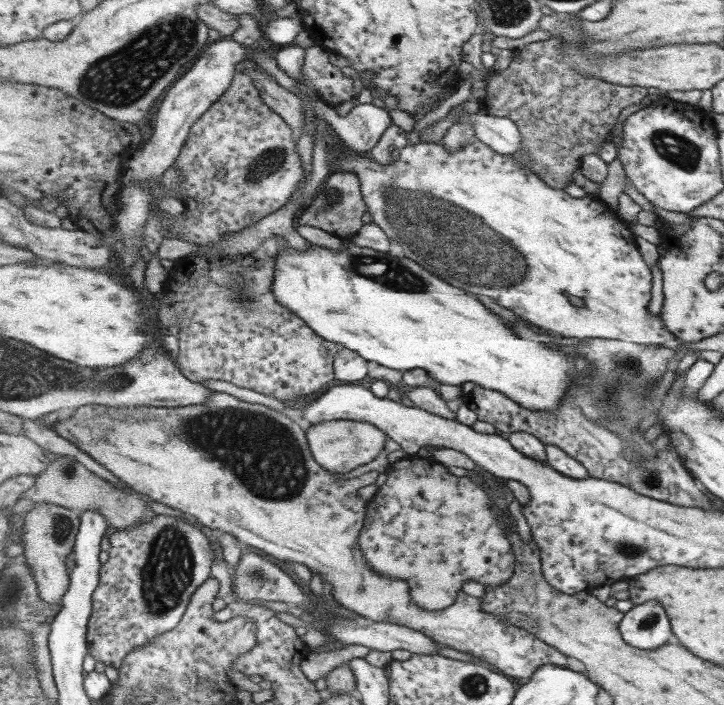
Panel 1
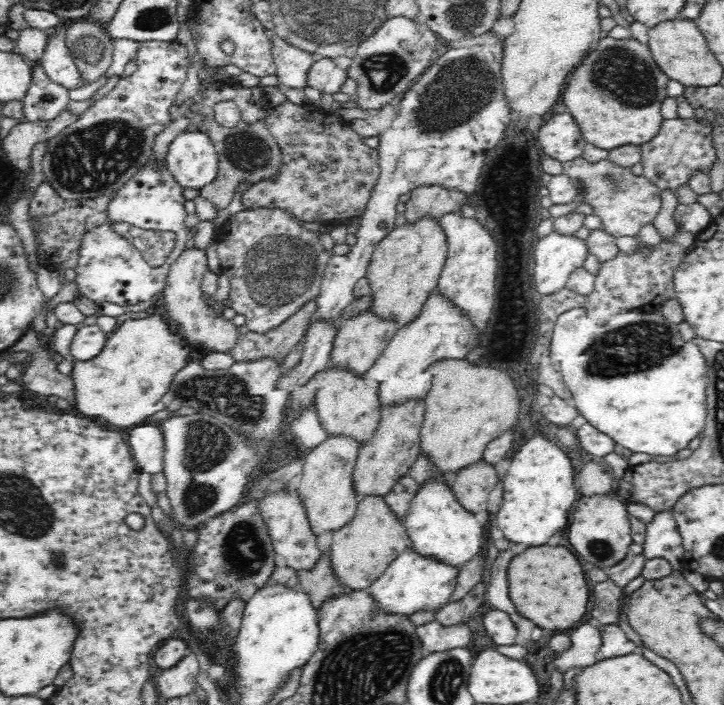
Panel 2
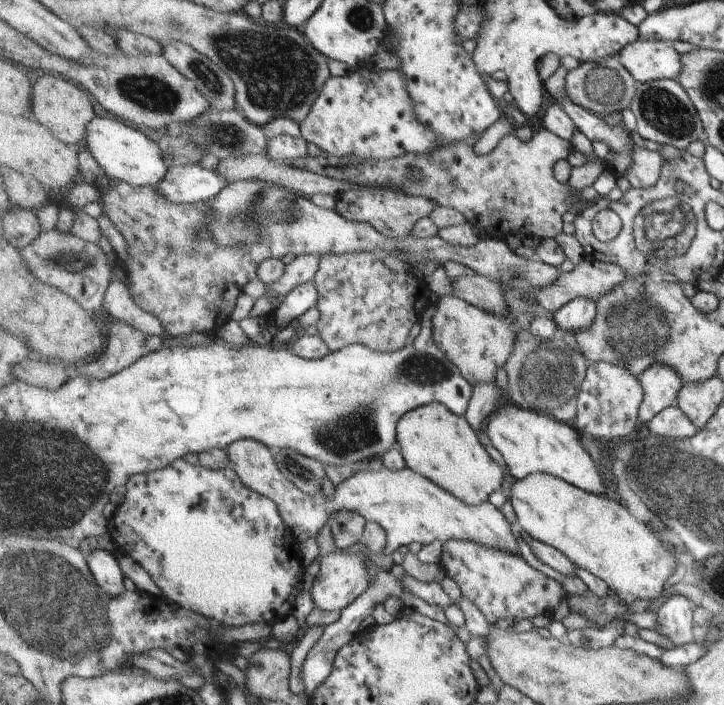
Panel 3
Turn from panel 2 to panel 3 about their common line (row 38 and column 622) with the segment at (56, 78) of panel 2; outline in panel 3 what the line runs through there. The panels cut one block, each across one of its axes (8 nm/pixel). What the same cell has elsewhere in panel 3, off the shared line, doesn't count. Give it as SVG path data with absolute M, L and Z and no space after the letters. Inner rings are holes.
M637 39L622 48L619 56L622 63L634 74L640 83L648 83L657 79L677 79L682 73L681 54L671 46L671 42L653 39Z

